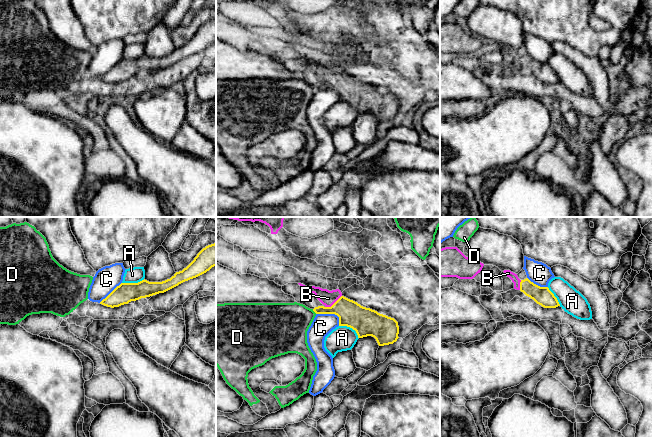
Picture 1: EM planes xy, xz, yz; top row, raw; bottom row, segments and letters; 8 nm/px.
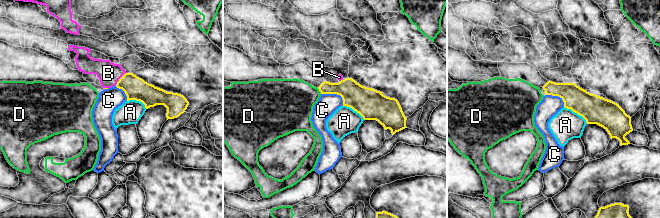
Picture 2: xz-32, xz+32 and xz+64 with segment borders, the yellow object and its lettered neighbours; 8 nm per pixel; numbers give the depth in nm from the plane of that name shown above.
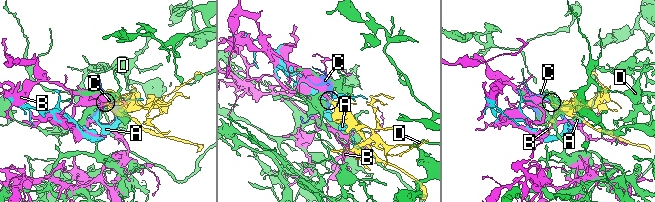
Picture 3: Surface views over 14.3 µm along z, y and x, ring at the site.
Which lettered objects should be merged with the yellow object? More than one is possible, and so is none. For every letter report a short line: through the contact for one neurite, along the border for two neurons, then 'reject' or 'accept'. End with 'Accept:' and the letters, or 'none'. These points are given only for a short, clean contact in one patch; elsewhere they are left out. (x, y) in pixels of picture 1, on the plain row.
A: reject
B: line xz (351, 90), (343, 83), (334, 79), (328, 74); accept
C: line xz (316, 89), (334, 89), (338, 93), (339, 101); reject
D: reject
Accept: B

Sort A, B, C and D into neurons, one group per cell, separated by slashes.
A / B / C / D

